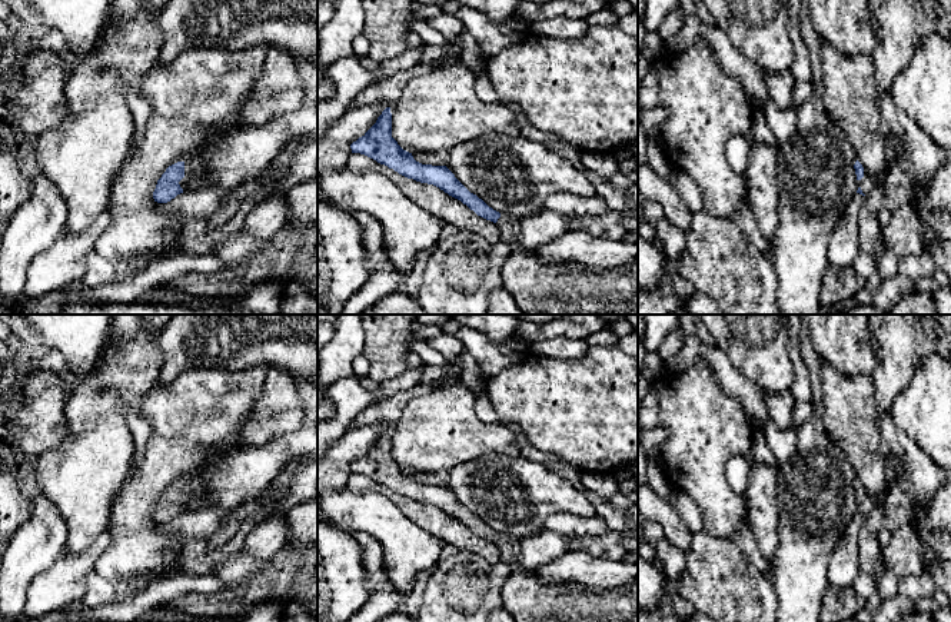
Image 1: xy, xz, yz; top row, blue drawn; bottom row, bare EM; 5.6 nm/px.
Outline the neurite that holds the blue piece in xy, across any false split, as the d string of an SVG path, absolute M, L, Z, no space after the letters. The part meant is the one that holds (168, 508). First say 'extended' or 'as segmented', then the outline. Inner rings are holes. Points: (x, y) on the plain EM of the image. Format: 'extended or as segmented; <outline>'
extended; M177 482L169 486L157 500L153 512L154 522L167 523L177 515L183 513L183 506L187 502L190 492L192 485L189 482Z

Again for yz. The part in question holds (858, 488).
extended; M857 480L854 485L857 500L858 500L858 510L857 513L867 516L869 515L875 506L884 500L885 495L881 498L872 498L862 485Z

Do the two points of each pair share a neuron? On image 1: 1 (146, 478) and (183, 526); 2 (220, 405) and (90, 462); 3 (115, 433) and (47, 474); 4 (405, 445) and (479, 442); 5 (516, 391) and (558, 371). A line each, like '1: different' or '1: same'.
1: different
2: different
3: same
4: same
5: same

